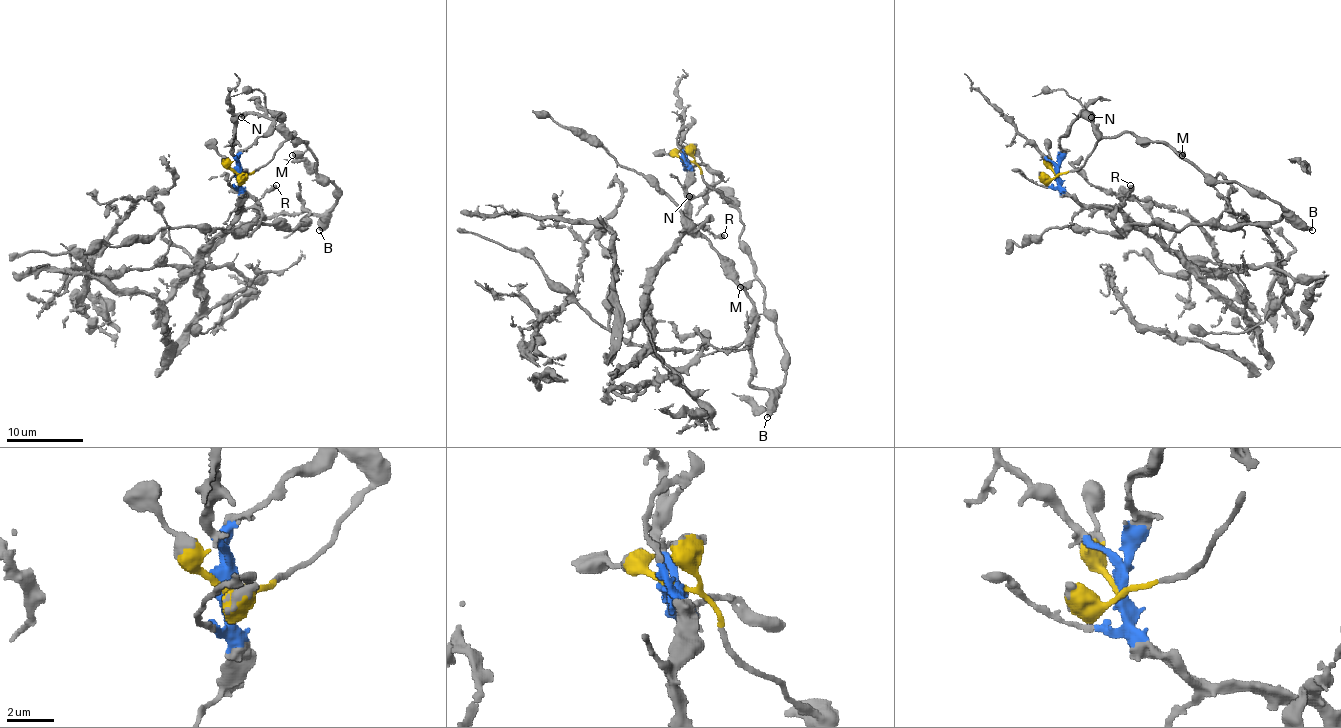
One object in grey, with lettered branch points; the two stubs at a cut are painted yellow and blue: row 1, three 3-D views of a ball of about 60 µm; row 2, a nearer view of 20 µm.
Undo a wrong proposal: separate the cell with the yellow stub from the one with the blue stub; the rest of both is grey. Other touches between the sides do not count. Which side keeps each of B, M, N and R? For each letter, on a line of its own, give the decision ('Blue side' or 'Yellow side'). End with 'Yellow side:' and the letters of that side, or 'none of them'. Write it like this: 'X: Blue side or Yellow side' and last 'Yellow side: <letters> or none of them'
B: Yellow side
M: Yellow side
N: Blue side
R: Blue side
Yellow side: B, M

